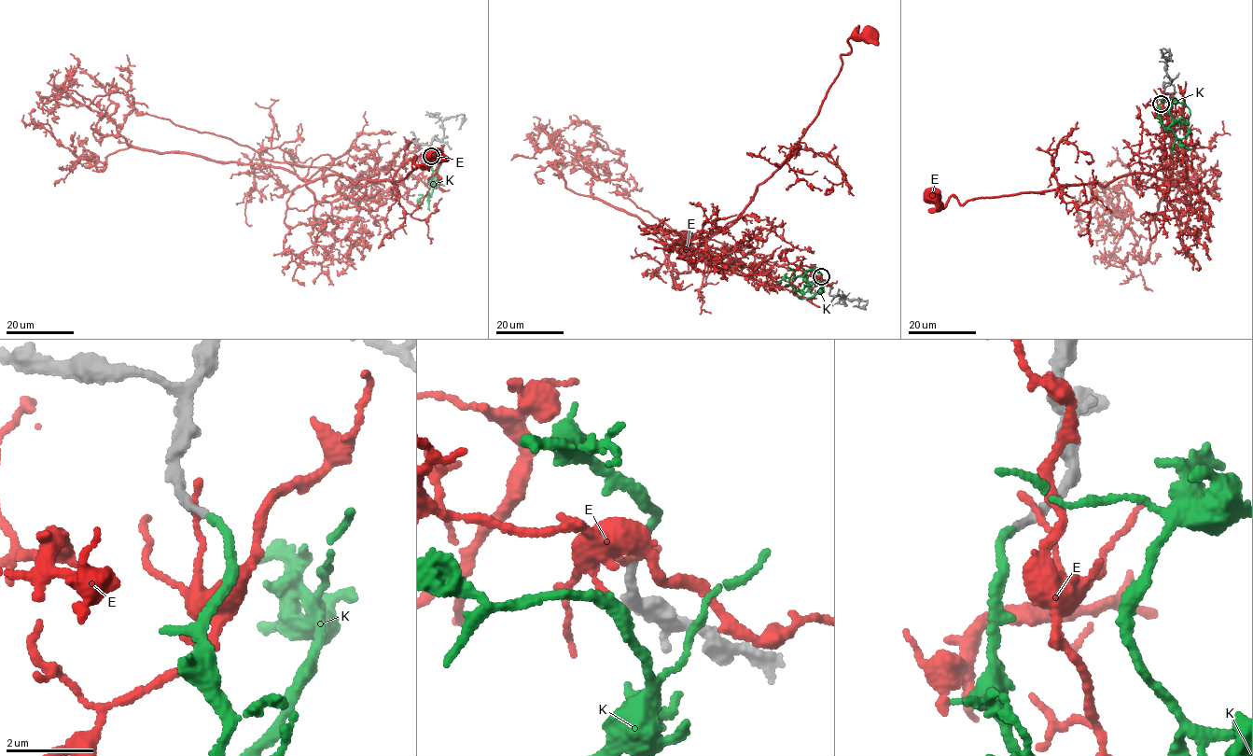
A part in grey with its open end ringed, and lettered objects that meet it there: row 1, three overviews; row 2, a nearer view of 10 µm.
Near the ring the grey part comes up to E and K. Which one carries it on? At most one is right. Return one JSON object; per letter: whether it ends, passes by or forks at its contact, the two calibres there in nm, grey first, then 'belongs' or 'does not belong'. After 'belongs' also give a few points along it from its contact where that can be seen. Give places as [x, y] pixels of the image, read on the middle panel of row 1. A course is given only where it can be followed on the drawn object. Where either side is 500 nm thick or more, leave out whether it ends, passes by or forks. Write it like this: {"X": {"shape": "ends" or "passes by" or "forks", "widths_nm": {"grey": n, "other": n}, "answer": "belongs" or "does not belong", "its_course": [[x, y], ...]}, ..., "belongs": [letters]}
{"E": {"shape": "ends", "widths_nm": {"grey": 240, "other": 150}, "answer": "does not belong"}, "K": {"shape": "ends", "widths_nm": {"grey": 180, "other": 190}, "answer": "belongs", "its_course": [[821, 275], [814, 270], [808, 271], [807, 280], [817, 281], [820, 289], [811, 297], [800, 300], [798, 296]]}, "belongs": ["K"]}

